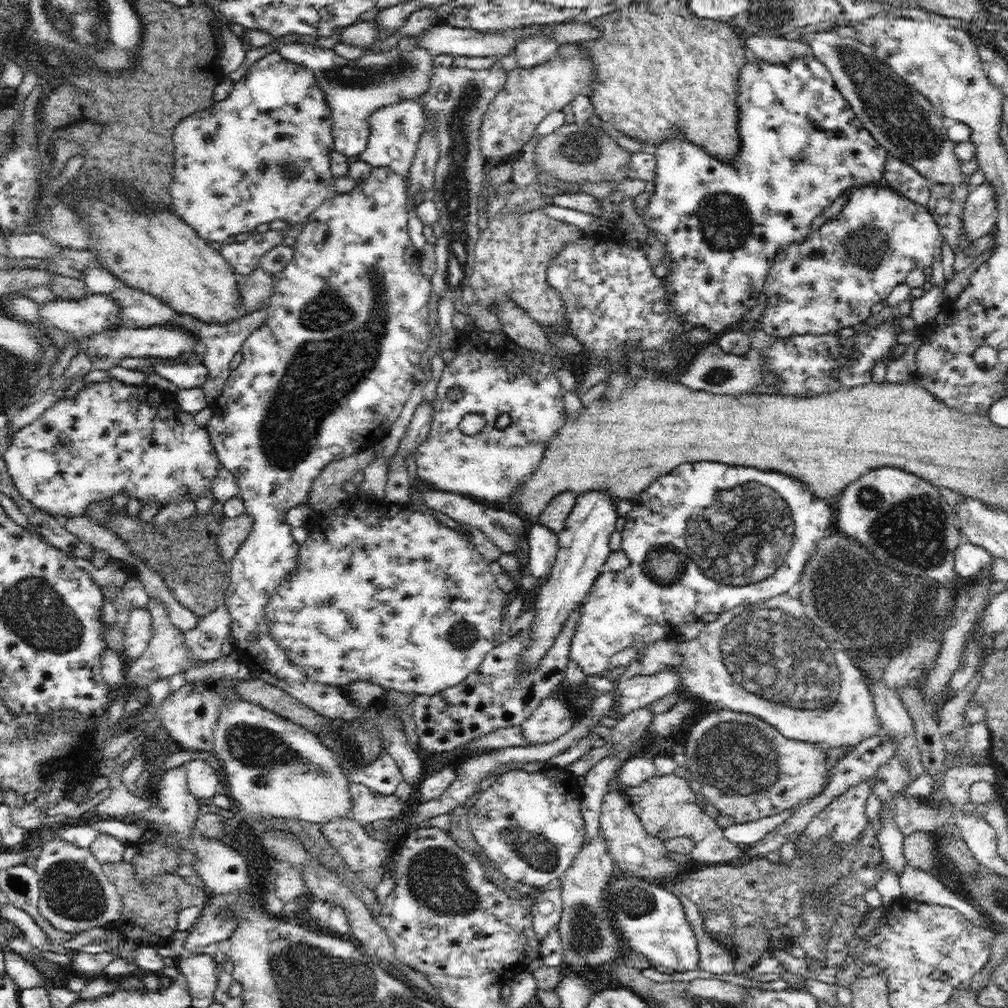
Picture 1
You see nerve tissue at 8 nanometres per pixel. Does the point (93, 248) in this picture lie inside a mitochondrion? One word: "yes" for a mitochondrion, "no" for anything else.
no

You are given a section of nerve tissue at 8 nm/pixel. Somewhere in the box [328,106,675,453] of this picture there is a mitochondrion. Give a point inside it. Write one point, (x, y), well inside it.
(582, 147)

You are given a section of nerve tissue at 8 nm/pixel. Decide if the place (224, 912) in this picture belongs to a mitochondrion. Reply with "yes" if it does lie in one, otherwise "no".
yes

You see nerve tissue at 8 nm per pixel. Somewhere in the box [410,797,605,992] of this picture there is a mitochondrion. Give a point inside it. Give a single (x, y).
(538, 851)

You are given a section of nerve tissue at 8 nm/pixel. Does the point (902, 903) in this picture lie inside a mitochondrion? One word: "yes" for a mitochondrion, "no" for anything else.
no

